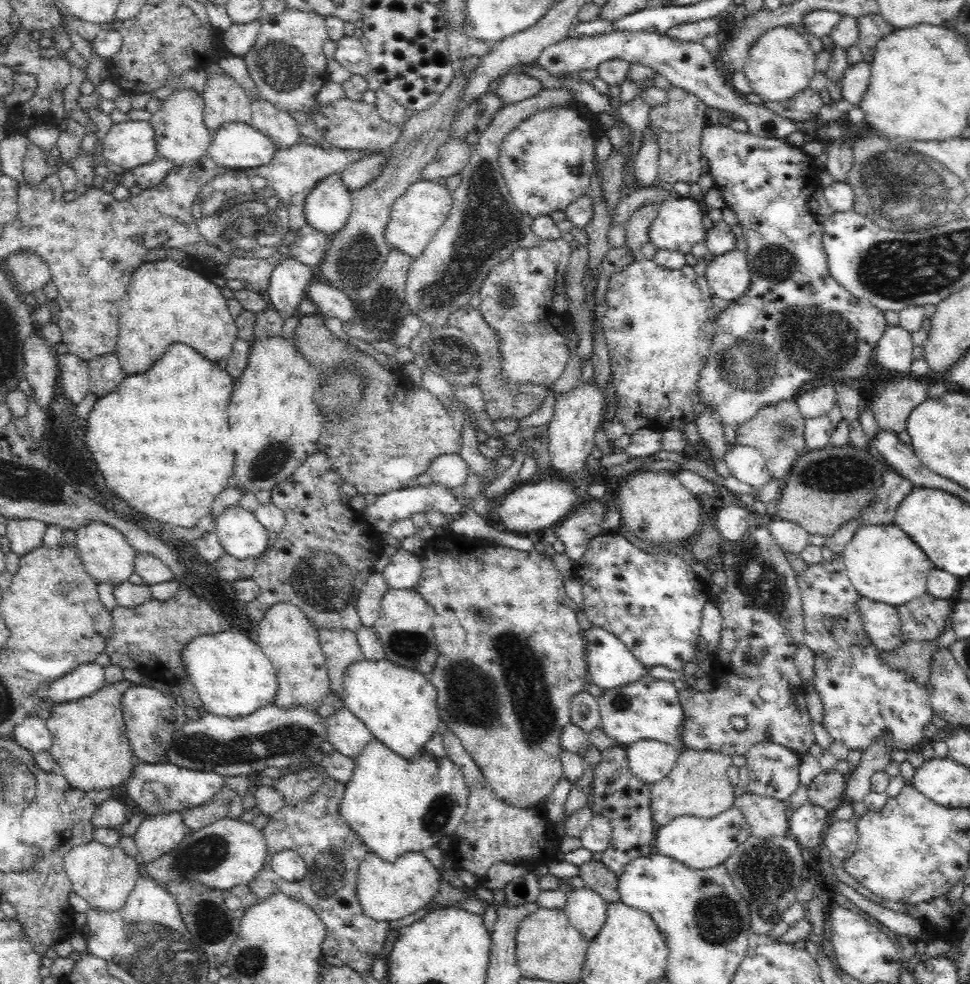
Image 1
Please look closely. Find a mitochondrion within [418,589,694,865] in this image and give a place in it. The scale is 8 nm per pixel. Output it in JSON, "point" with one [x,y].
{"point":[473,698]}

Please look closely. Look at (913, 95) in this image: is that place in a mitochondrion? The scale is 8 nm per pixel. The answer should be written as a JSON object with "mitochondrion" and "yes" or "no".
{"mitochondrion":"no"}

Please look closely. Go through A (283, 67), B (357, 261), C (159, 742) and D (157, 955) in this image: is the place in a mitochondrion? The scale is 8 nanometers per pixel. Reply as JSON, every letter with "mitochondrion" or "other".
{"A":"mitochondrion","B":"mitochondrion","C":"mitochondrion","D":"mitochondrion"}

